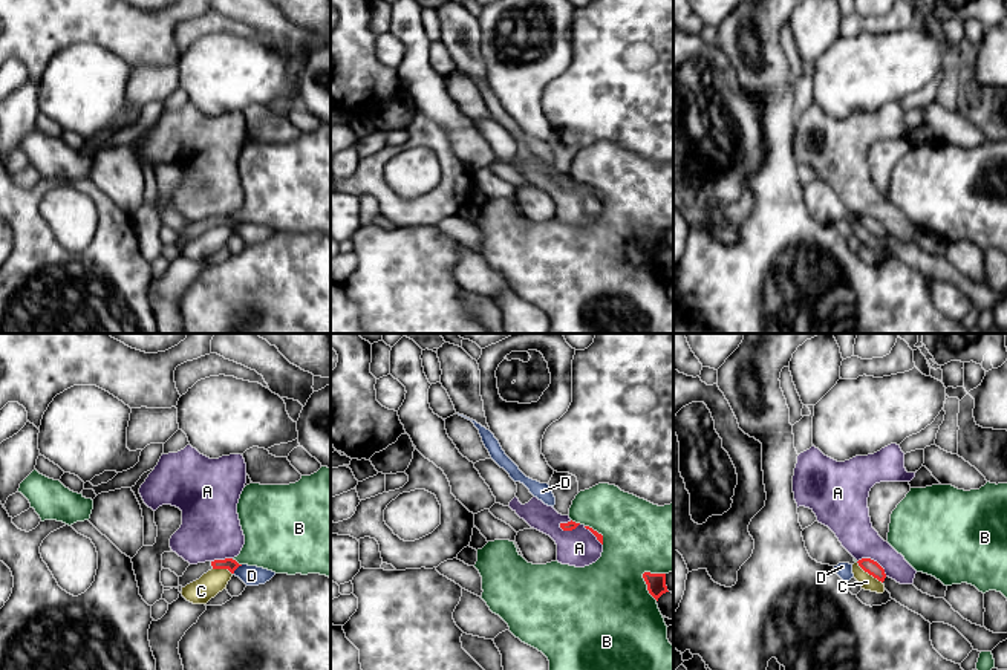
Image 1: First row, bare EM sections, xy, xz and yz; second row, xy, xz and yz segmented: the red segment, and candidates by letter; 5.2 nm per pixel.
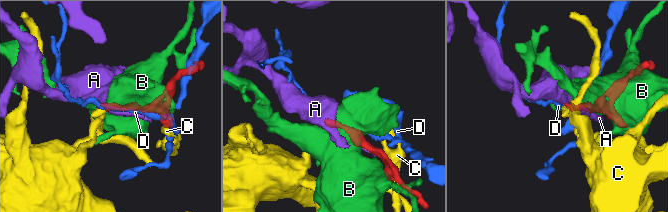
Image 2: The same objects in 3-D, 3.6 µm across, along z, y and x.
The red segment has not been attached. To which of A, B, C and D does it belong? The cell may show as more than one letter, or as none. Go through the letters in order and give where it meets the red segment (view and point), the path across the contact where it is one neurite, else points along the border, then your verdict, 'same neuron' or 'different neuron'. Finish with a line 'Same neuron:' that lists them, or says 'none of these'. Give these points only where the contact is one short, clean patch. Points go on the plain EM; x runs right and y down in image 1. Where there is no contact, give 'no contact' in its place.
A: meets red in yz at (873, 217); different neuron
B: meets red in xz at (648, 243); different neuron
C: meets red in yz at (870, 231); border along yz (857, 219), (882, 240); different neuron
D: meets red in xy at (236, 225); different neuron
Same neuron: none of these

